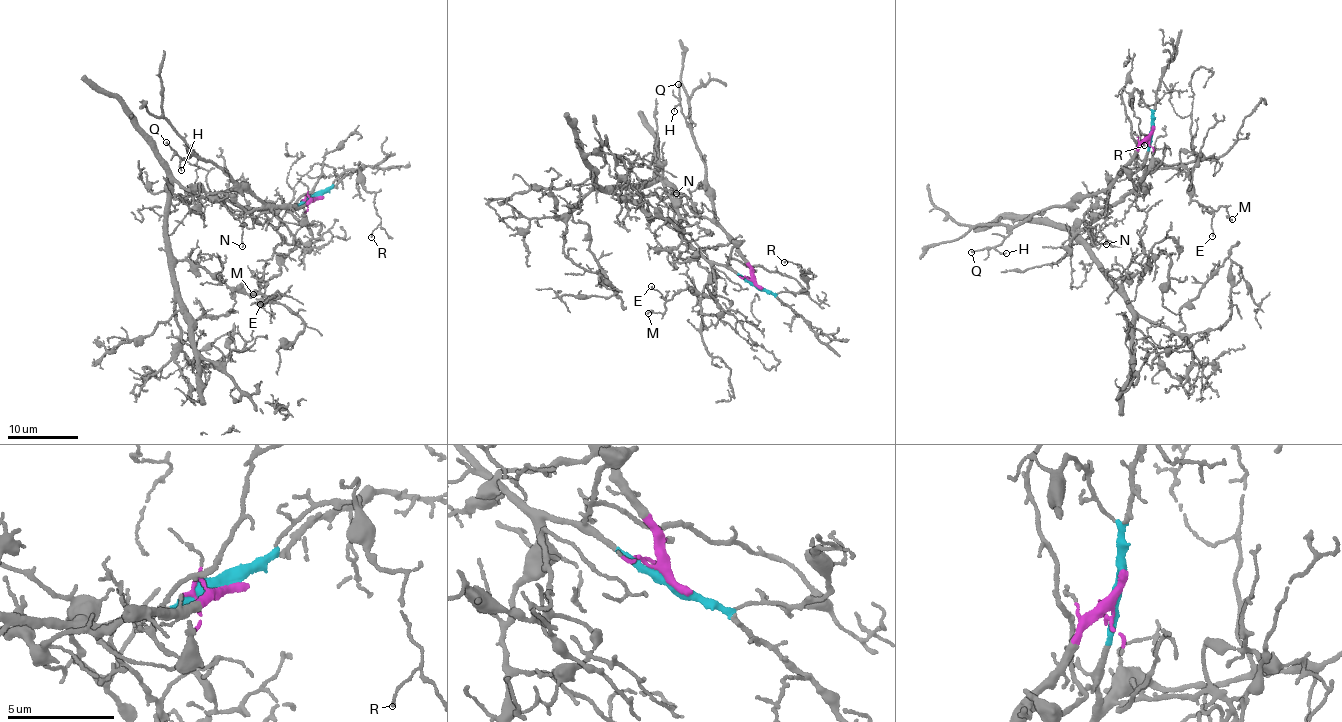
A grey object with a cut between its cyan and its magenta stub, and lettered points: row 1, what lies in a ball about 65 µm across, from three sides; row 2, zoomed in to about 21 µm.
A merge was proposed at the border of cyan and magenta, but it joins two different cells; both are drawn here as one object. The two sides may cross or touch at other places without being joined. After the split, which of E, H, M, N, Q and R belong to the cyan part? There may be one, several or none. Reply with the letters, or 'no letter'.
E, M, R

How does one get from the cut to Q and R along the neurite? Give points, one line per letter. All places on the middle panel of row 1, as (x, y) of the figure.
Q: (756, 284), (747, 261), (719, 223), (705, 160), (681, 110), (678, 84)
R: (756, 285), (773, 293), (804, 290), (807, 285), (801, 276), (809, 274), (801, 272), (801, 266), (783, 261)

